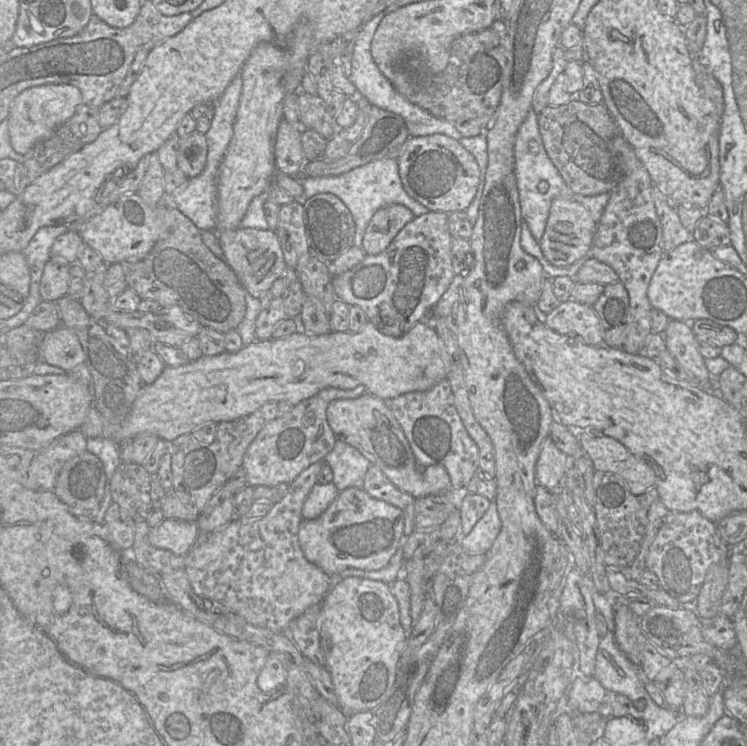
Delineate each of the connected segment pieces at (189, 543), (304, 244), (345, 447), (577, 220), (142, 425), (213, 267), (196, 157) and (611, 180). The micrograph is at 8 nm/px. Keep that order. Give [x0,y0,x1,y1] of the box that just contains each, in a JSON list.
[[148,519,200,556],[275,202,309,268],[324,440,372,492],[538,196,598,267],[121,321,446,443],[121,207,246,334],[177,131,208,179],[538,99,626,196]]

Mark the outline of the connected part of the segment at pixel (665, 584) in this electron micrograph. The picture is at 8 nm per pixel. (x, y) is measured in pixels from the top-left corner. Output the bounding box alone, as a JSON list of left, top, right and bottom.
[646,511,730,605]

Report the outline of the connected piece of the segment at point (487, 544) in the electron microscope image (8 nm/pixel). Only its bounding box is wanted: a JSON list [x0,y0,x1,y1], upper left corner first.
[456,502,501,555]

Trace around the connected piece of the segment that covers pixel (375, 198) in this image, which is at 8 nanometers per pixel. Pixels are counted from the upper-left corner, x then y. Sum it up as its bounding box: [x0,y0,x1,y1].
[302,157,430,247]

